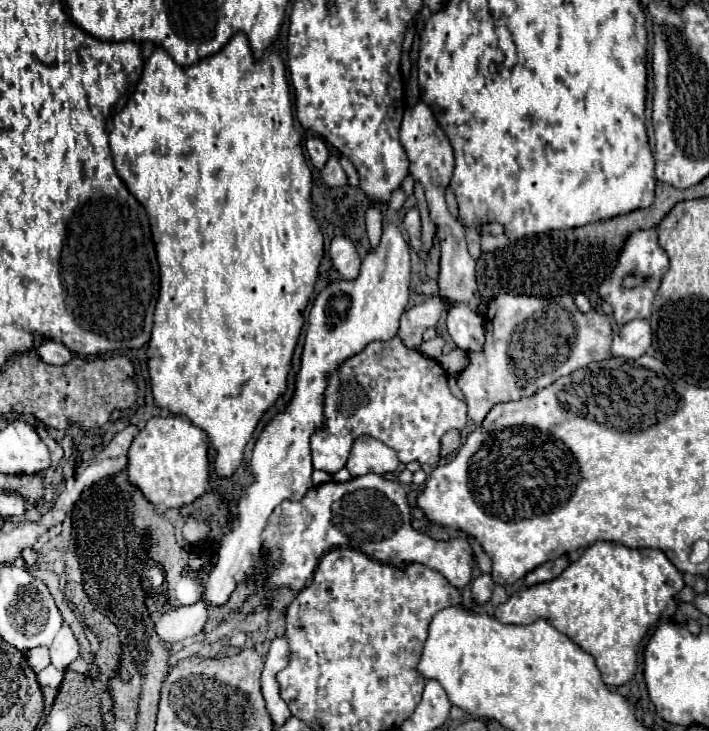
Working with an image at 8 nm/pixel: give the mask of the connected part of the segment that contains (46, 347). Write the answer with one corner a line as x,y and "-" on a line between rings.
40,339
34,347
34,353
42,361
52,363
52,365
66,365
72,359
72,353
62,343
56,343
52,339

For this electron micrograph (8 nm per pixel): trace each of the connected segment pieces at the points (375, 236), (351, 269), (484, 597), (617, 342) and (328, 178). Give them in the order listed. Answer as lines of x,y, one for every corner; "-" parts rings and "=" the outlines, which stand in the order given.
370,207
366,211
366,227
368,227
368,239
370,239
370,245
376,247
380,241
380,235
382,235
382,213
378,211
378,207
=
334,237
330,243
330,259
334,269
340,273
342,279
356,279
360,275
360,257
352,245
350,239
346,237
=
482,573
472,581
472,595
480,605
490,601
492,589
494,589
494,583
492,583
492,577
488,573
=
644,319
630,321
620,327
618,335
612,341
612,357
624,359
638,359
650,347
650,323
=
330,157
330,159
328,159
326,167
322,169
322,179
324,179
324,183
326,183
328,187
334,187
334,189
346,185
346,173
344,173
344,169
340,167
340,163
338,163
336,157

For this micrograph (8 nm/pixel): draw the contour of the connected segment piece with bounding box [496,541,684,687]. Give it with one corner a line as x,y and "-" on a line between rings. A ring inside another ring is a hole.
594,543
586,549
586,553
574,561
560,577
538,583
526,589
520,589
510,595
504,605
496,607
496,619
500,623
514,625
530,625
534,617
544,617
550,621
560,633
572,639
580,649
590,653
596,661
596,667
602,673
602,681
608,687
618,687
628,683
636,673
636,649
642,637
658,619
672,619
676,613
674,595
684,587
682,573
668,561
668,557
660,549
628,549
620,543

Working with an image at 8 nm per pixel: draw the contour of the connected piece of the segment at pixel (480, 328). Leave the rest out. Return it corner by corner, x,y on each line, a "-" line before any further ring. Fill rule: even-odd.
468,303
454,305
450,309
448,333
458,349
472,353
482,351
484,345
484,317
474,313

